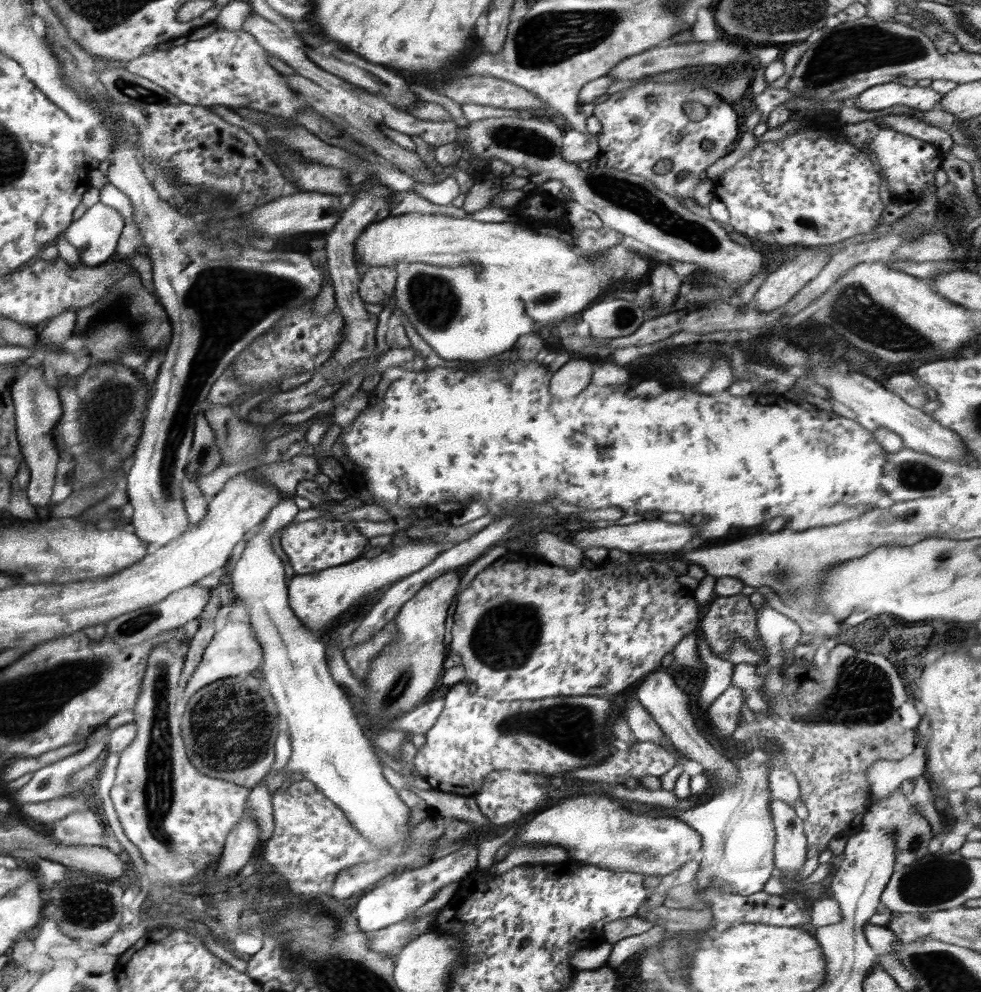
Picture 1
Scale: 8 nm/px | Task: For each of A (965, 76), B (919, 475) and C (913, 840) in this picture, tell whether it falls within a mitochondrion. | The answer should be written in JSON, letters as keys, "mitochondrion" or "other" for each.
{"A":"other","B":"mitochondrion","C":"mitochondrion"}

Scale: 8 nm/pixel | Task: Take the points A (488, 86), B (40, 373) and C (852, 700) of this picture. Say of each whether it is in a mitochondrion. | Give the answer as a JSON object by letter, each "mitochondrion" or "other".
{"A":"other","B":"other","C":"mitochondrion"}

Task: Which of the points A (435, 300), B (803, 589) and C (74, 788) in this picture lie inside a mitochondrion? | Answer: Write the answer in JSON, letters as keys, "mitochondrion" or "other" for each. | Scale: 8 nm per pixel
{"A":"mitochondrion","B":"mitochondrion","C":"other"}

